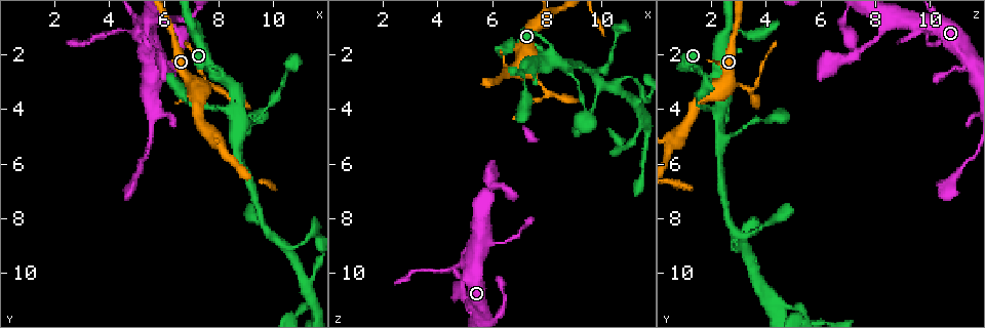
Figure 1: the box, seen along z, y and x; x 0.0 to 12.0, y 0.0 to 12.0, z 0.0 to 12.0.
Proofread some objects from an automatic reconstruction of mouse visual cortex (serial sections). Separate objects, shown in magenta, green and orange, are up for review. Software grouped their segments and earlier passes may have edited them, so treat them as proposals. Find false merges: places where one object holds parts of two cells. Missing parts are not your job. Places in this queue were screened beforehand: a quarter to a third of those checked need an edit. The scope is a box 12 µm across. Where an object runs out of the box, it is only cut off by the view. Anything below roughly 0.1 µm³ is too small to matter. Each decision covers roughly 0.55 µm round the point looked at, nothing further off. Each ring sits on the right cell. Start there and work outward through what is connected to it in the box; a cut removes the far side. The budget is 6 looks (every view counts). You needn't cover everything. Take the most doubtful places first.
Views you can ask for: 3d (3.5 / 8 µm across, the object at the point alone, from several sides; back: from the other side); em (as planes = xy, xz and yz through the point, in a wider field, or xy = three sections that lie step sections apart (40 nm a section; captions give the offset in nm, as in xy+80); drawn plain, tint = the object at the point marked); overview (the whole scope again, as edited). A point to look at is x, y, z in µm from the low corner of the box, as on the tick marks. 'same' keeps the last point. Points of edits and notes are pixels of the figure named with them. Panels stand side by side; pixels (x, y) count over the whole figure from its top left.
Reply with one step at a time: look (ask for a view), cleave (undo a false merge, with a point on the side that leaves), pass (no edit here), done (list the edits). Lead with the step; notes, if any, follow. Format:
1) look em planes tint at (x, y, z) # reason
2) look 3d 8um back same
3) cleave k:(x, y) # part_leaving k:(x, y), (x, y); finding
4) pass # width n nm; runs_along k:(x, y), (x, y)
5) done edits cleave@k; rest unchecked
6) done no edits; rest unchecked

look 3d 3.5um at (7.8, 3.2, 3.2) # a narrow waist

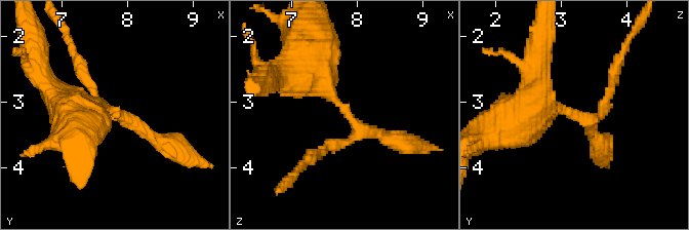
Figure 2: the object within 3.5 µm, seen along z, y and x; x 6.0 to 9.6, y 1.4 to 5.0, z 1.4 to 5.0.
look em xy step 3 tint at (7.85, 3.15, 3.10)

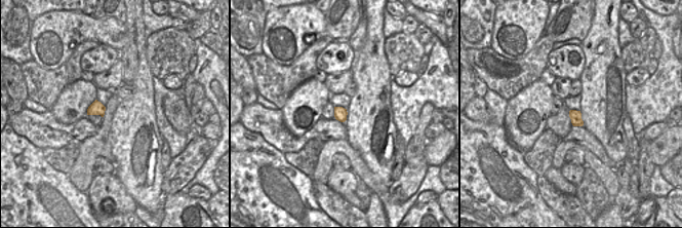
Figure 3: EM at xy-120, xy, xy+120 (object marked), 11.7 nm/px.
cleave 2:(591, 118) # part_leaving 2:(565, 108), (589, 117), (604, 149); a second cell is stuck on

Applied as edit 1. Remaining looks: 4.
look overview

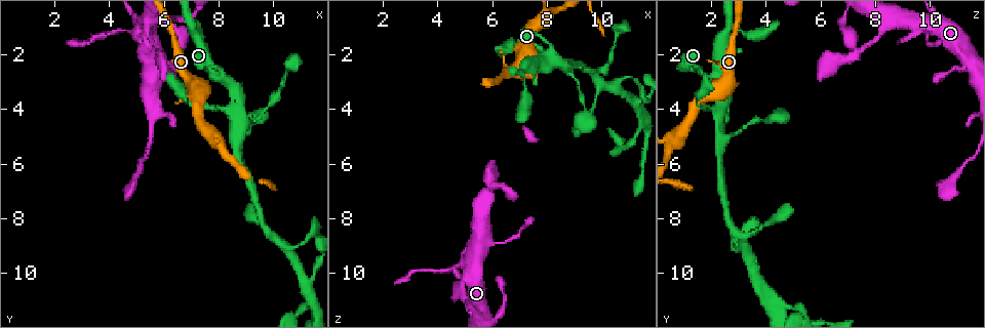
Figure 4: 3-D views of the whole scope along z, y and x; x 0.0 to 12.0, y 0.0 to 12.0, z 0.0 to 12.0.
look 3d 3.5um at (5.5, 0.9, 8.2)

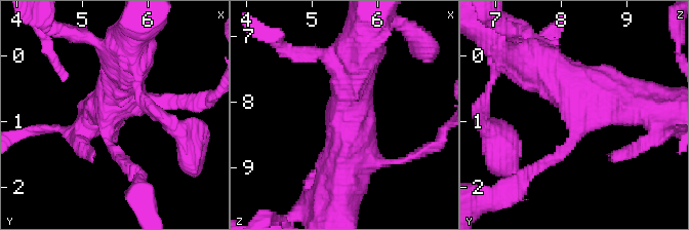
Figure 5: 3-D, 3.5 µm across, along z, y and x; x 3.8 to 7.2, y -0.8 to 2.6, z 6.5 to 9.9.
look em xy step 1 tint at (5.40, 0.90, 8.30)

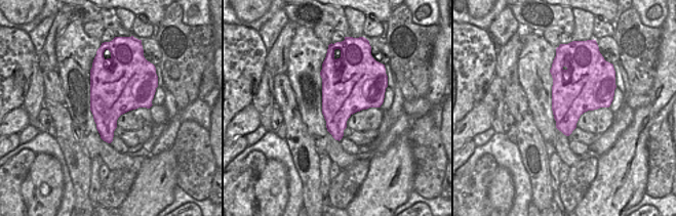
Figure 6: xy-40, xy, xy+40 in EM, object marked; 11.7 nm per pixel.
pass # runs_along 5:(641, 108), (575, 94), (523, 56); all the same cell

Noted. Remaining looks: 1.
done edits cleave@2; rest unchecked

